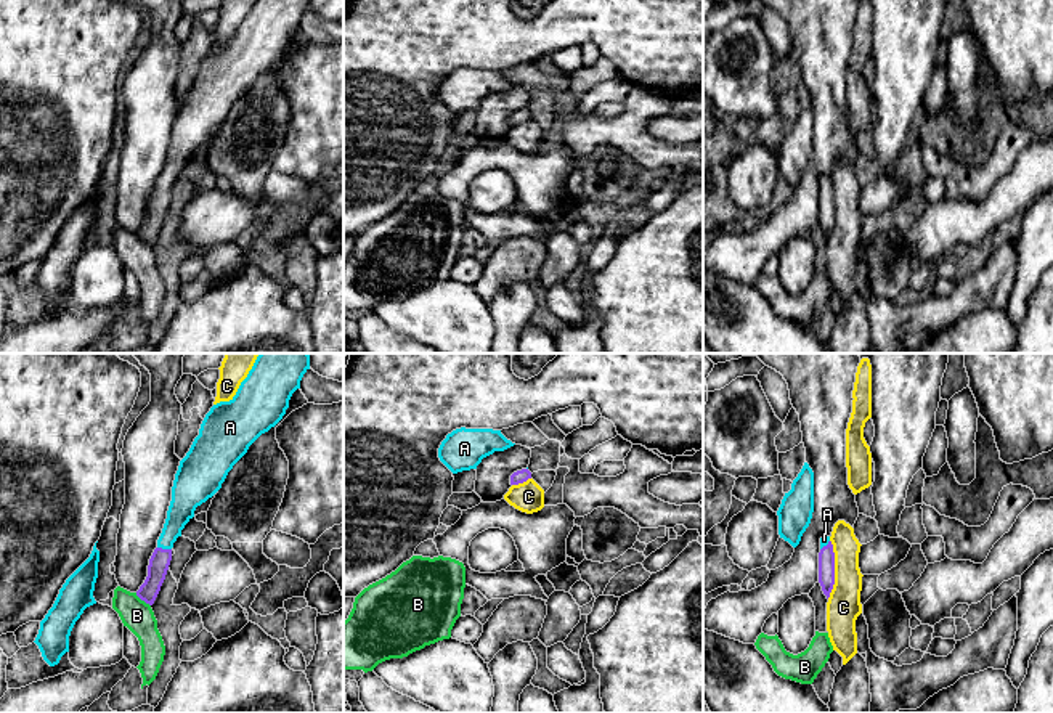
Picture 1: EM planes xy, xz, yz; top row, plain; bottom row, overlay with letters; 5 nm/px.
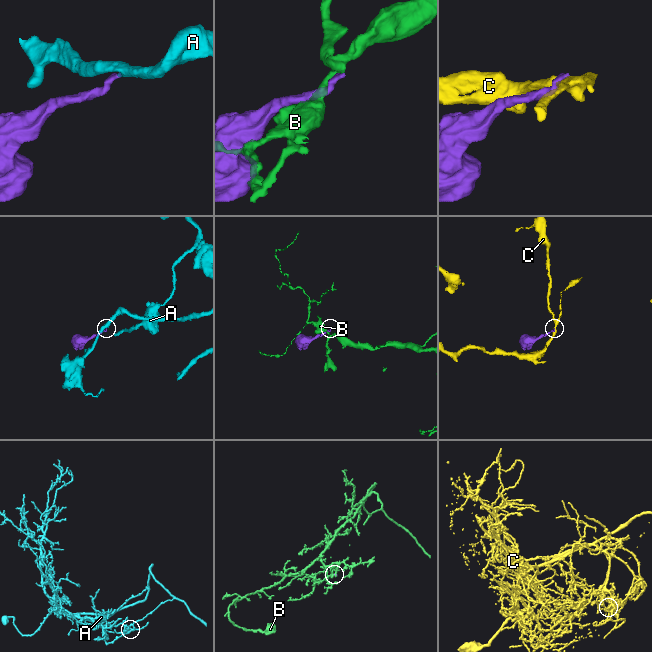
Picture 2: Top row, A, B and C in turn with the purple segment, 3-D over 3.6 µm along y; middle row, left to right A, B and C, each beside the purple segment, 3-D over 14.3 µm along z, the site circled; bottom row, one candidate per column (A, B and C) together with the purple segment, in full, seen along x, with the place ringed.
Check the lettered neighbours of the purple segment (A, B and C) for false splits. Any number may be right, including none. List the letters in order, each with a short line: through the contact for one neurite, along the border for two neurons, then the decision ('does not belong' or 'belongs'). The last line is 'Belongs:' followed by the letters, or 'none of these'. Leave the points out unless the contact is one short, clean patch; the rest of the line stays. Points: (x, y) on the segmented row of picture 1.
A: line xy (159, 561), (164, 550), (182, 508); belongs
B: does not belong
C: line yz (830, 540), (833, 588), (827, 598); does not belong
Belongs: A

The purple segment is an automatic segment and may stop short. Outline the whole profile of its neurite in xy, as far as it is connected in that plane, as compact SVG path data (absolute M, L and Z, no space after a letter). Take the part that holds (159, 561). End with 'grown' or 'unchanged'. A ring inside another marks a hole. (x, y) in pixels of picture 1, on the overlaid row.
M260 353L236 395L213 405L205 414L199 435L175 474L167 519L149 559L148 577L136 591L141 601L154 604L173 543L194 517L196 507L222 488L249 446L283 419L308 369L308 353Z; grown

